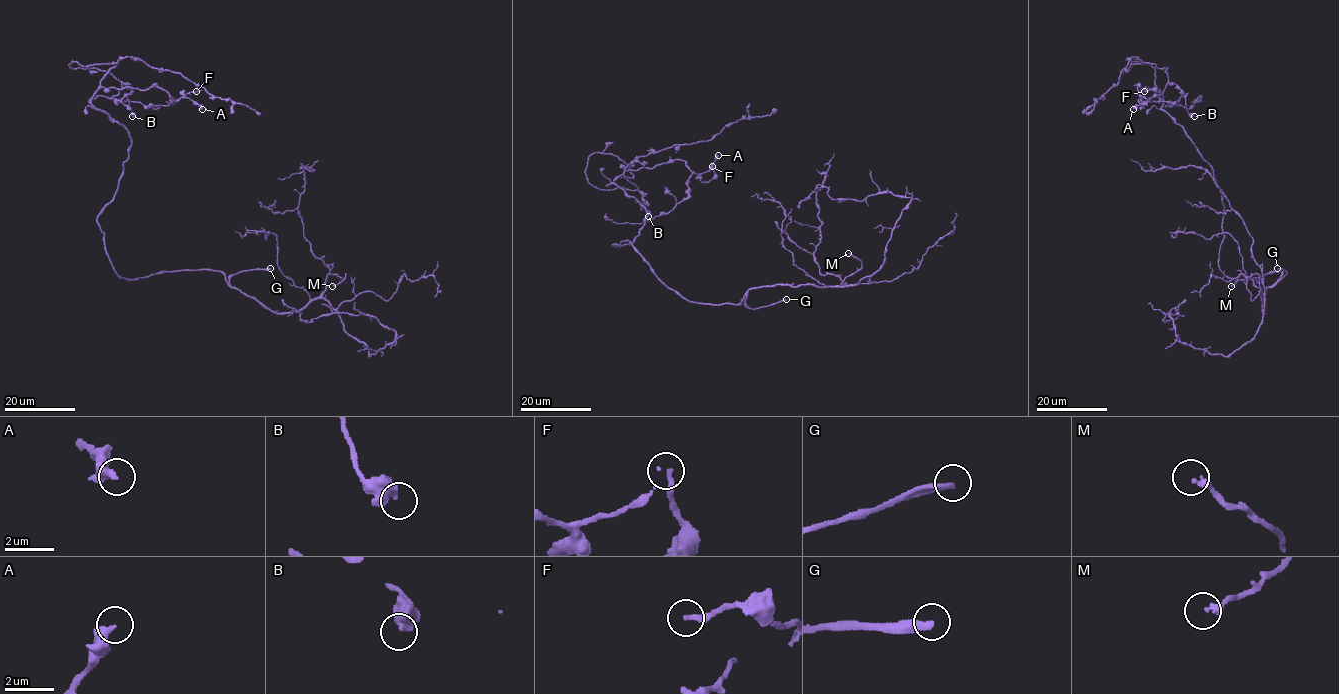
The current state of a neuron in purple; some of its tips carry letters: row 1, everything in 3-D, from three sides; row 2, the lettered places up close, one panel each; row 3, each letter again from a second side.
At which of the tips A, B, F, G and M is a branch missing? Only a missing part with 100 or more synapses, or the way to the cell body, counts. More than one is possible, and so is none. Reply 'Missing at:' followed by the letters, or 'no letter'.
Missing at: G

